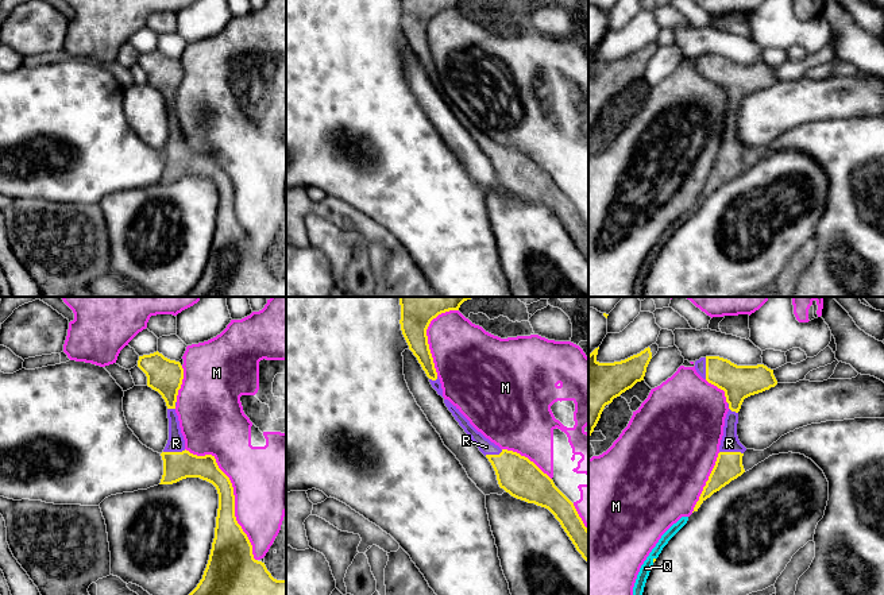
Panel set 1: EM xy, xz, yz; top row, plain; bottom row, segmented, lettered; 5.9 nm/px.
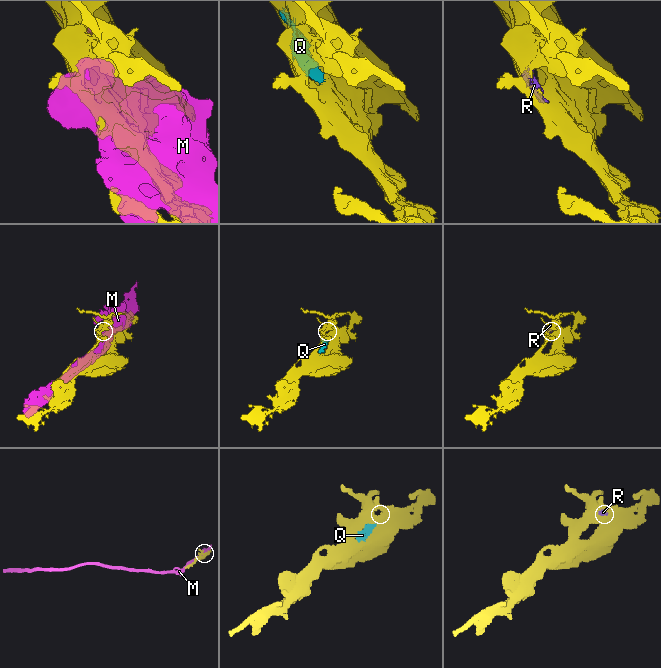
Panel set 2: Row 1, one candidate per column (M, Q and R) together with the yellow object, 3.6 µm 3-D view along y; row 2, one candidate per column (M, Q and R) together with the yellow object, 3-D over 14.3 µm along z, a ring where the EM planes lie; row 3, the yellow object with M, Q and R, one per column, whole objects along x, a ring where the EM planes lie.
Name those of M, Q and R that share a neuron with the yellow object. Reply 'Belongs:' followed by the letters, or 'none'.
Belongs: Q, R

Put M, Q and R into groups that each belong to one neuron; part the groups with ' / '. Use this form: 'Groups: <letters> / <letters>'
Groups: M / Q R

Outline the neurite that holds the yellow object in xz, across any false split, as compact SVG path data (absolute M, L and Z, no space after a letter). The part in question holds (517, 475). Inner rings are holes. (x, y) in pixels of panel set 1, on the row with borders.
M444 399L444 403L491 463L499 487L517 499L548 509L560 522L576 550L588 563L588 529L574 503L555 486L553 480L528 457L501 449L486 438L448 399Z

